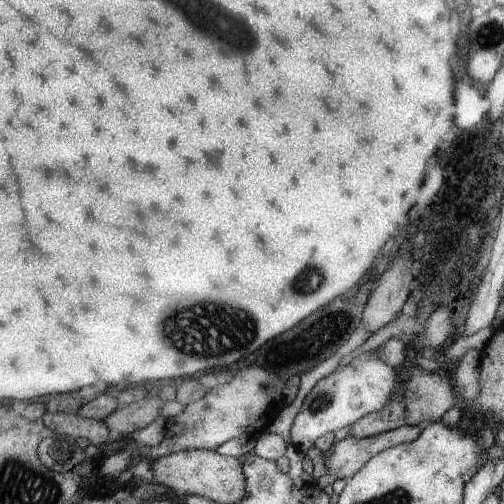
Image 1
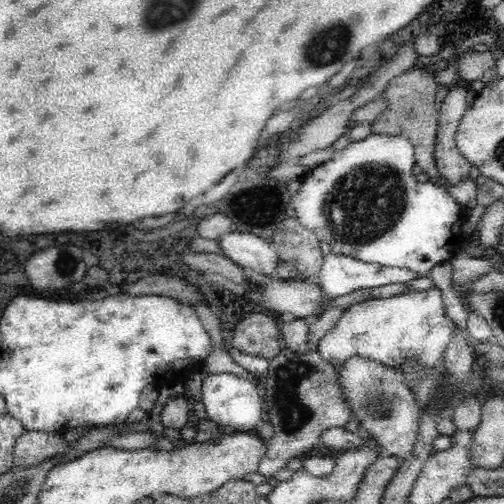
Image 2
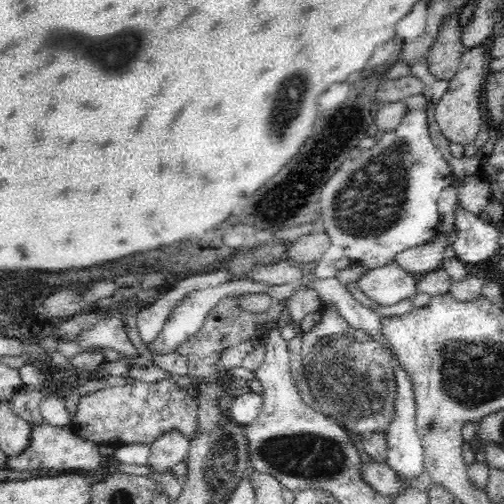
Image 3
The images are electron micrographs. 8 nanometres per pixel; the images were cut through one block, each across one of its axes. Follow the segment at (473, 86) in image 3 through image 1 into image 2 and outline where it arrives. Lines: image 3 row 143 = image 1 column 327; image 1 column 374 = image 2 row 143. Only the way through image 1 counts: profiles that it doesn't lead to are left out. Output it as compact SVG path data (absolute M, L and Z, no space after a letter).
M454 84L446 98L442 100L440 106L440 128L436 136L436 168L440 176L448 184L458 184L466 176L470 176L470 162L460 154L456 148L456 132L460 126L460 120L464 118L468 104L466 104L466 94L468 94L468 84Z

